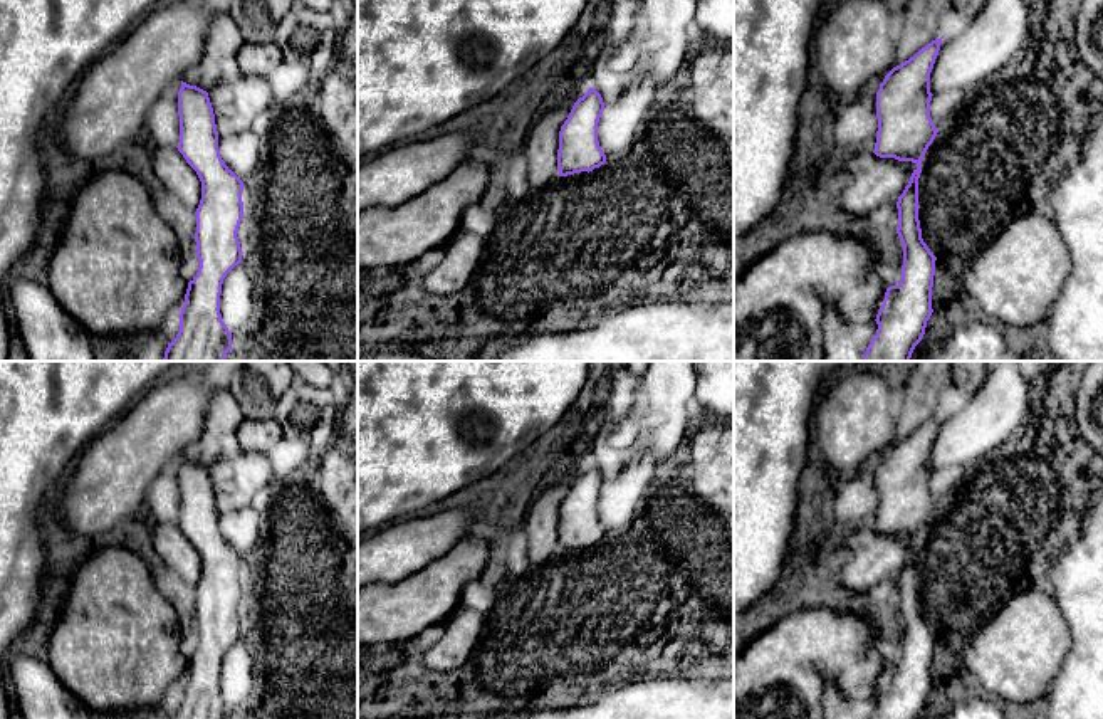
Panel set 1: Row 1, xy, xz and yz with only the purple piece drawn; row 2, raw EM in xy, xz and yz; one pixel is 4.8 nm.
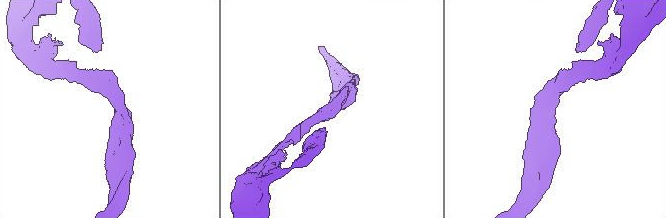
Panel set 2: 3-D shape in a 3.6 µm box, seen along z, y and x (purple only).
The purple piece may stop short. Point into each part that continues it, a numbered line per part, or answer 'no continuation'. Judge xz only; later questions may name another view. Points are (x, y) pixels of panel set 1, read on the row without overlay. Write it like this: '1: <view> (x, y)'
no continuation

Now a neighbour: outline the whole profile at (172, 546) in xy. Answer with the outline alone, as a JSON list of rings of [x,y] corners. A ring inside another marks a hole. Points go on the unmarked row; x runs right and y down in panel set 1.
[[[151,522],[156,556],[188,586],[196,588],[201,576],[201,558],[178,524]]]

